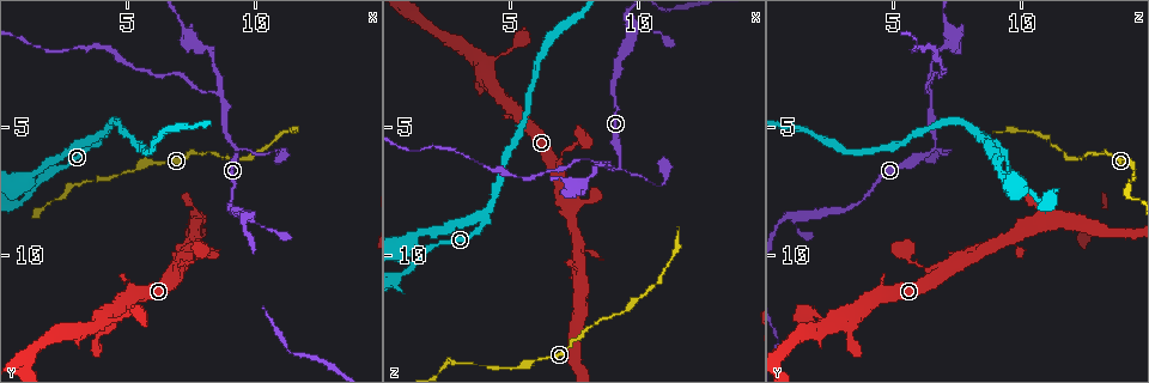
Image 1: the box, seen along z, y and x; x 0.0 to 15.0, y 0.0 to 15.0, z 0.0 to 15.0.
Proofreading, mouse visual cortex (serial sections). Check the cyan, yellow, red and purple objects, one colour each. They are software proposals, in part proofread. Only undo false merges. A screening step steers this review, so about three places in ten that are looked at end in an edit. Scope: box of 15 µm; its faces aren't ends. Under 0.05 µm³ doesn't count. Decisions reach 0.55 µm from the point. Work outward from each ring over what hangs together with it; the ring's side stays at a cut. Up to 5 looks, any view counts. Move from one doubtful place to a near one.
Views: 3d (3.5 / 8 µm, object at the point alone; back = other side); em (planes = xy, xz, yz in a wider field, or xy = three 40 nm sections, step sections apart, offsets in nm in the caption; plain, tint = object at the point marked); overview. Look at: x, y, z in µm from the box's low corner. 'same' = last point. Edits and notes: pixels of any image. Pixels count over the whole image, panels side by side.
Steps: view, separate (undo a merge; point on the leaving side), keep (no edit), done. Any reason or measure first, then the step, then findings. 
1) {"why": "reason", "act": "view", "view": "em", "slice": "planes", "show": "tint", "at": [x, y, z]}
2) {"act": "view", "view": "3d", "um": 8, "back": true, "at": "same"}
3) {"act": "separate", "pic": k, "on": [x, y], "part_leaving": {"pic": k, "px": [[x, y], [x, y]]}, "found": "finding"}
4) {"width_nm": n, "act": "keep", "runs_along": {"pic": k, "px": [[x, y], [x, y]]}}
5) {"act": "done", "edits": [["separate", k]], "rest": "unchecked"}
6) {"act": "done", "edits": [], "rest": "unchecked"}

{"why": "three-way junction", "act": "view", "view": "em", "slice": "xy", "step": 3, "show": "tint", "at": [3.8, 5.7, 8.9]}

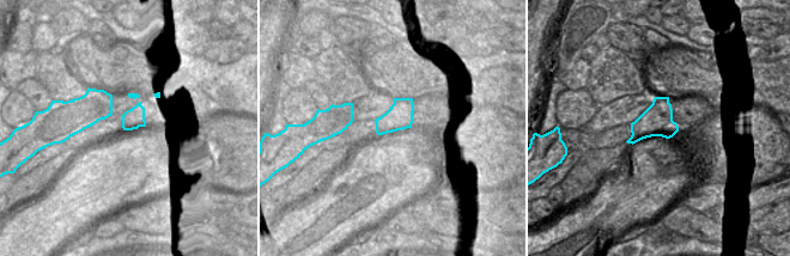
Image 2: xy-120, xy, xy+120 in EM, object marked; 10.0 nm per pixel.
{"act": "view", "view": "3d", "um": 3.5, "back": true, "at": "same"}

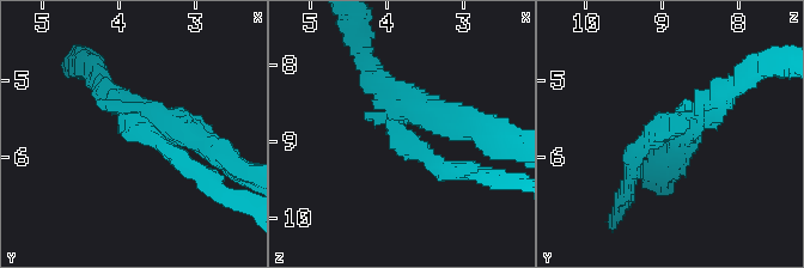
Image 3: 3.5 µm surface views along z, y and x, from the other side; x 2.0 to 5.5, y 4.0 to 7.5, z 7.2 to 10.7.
{"arm_widths_nm": [200, 300, 400], "act": "separate", "pic": 3, "on": [104, 87], "found": "two cells meet here"}

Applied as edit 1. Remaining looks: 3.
{"why": "a fork", "act": "view", "view": "3d", "um": 8, "at": [9.2, 5.8, 6.6]}

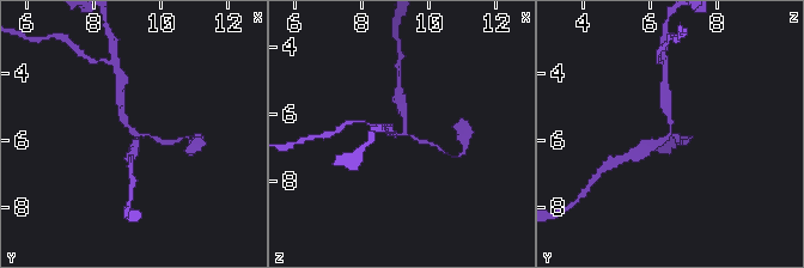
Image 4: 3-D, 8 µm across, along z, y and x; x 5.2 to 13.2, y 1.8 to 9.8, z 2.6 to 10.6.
{"act": "view", "view": "3d", "um": 3.5, "at": [9.3, 5.8, 6.6]}

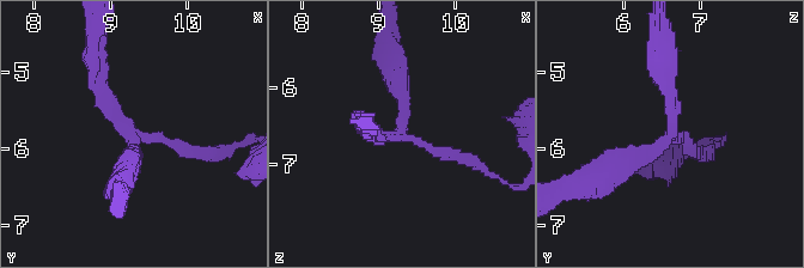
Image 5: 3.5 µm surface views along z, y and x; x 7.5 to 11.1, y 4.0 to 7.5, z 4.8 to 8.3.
{"arms": 3, "act": "keep", "runs_along": {"pic": 5, "px": [[601, 172], [674, 128], [668, 66]]}, "found": "continuous, no second cell"}

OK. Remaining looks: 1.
{"act": "done", "edits": [["separate", 3]], "rest": "unchecked"}

